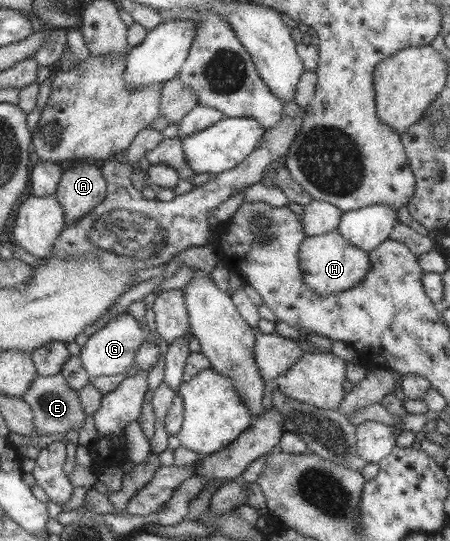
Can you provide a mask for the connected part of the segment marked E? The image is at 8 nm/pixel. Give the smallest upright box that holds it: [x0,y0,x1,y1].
[22,373,87,435]

